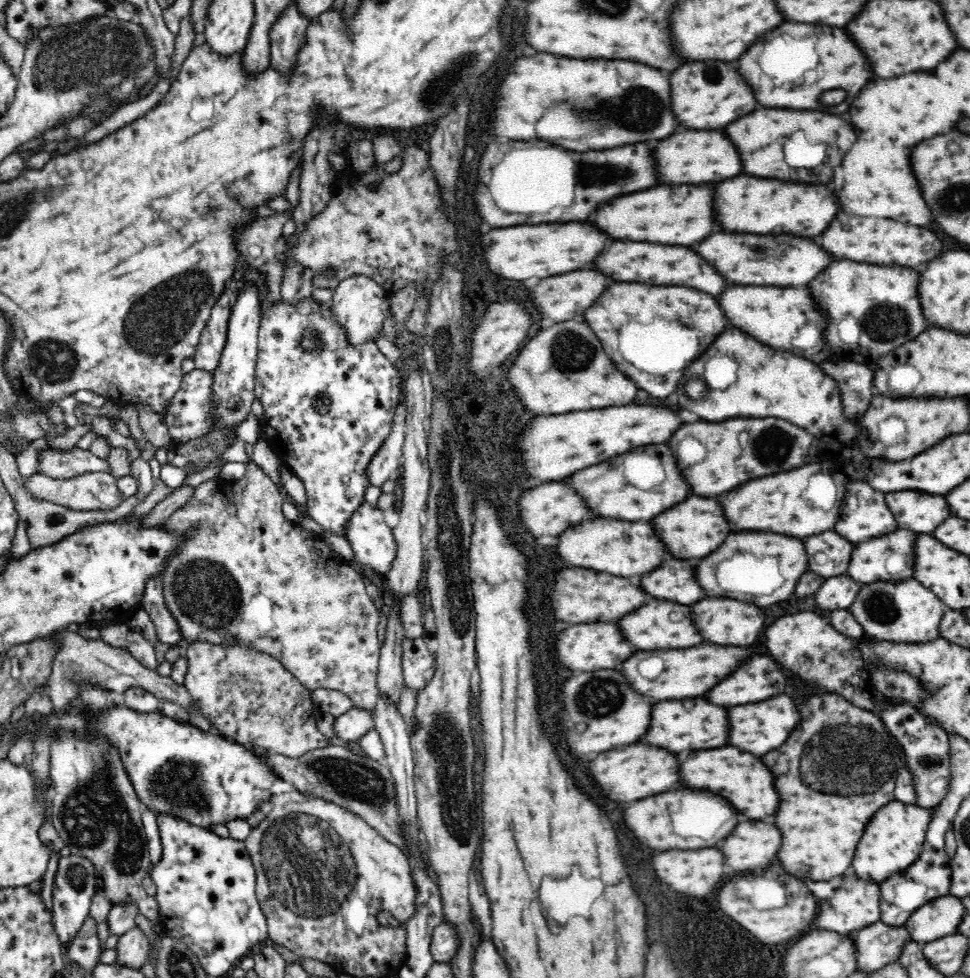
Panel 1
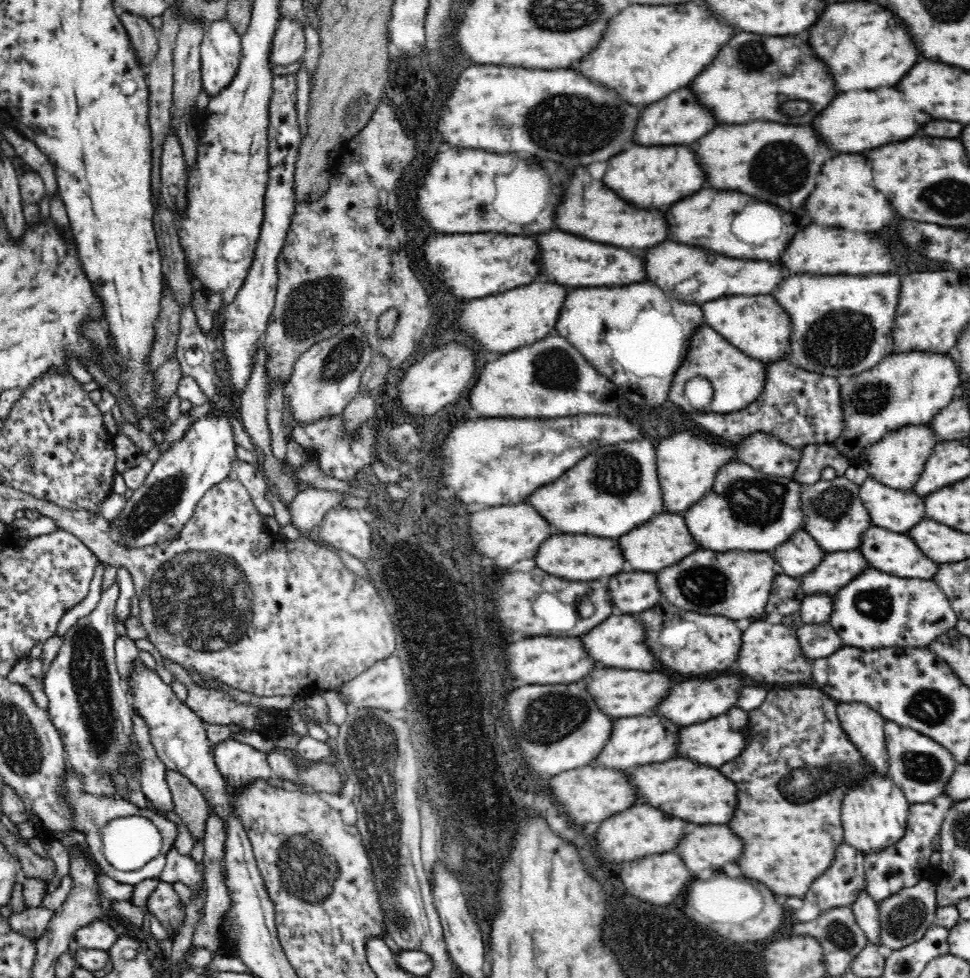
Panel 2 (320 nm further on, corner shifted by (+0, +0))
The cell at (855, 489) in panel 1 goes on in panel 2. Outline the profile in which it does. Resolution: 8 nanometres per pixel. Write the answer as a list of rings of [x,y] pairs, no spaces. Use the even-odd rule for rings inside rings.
[[[844,476],[801,486],[800,509],[804,513],[802,530],[806,531],[818,543],[818,547],[831,552],[849,551],[858,546],[862,532],[873,525],[858,492],[859,486],[852,484]]]

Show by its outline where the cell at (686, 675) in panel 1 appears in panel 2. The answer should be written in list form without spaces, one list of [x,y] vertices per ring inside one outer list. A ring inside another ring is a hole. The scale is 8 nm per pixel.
[[[602,668],[592,670],[582,682],[586,684],[590,696],[596,700],[600,712],[610,718],[628,718],[646,715],[670,692],[672,678],[666,672],[637,671],[636,669]]]

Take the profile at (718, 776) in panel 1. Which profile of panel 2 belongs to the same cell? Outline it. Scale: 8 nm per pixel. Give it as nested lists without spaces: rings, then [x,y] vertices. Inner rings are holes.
[[[676,758],[640,766],[630,772],[628,778],[636,788],[636,796],[644,804],[694,824],[726,824],[738,804],[736,786],[728,778],[724,778],[716,768],[708,768],[690,759]]]

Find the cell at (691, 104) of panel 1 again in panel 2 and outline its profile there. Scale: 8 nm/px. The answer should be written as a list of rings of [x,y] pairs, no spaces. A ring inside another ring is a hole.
[[[682,88],[678,92],[672,92],[664,100],[648,106],[638,120],[636,126],[636,144],[642,146],[664,146],[664,144],[692,144],[700,140],[704,134],[708,134],[716,126],[712,114],[702,108],[696,98],[690,94],[688,88]]]

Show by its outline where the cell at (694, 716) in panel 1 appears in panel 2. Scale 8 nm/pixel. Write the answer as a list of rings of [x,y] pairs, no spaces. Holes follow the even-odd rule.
[[[651,713],[614,720],[608,742],[602,746],[600,754],[590,764],[624,771],[628,768],[654,764],[654,762],[658,763],[658,760],[672,758],[672,756],[676,756],[676,732],[678,732],[678,728],[680,725]]]

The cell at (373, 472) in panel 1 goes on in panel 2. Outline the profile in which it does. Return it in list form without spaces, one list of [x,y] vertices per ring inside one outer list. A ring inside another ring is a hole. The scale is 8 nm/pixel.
[[[314,487],[297,493],[288,505],[290,524],[296,528],[302,539],[306,539],[304,536],[310,533],[314,526],[320,524],[324,514],[330,508],[339,506],[341,501],[342,494]]]

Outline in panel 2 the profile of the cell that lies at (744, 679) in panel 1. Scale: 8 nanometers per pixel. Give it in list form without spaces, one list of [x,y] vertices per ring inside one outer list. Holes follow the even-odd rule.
[[[739,674],[718,676],[712,680],[694,679],[673,683],[670,692],[660,700],[660,704],[657,704],[653,709],[654,712],[650,713],[668,718],[668,720],[672,720],[672,723],[684,727],[703,723],[733,708],[742,686],[744,687],[744,684],[742,684],[742,678],[739,678]]]

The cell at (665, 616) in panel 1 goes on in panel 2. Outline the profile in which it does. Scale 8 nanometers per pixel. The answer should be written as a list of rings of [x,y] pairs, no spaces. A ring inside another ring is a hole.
[[[610,616],[602,624],[598,624],[592,632],[582,636],[584,650],[588,656],[604,664],[608,668],[636,669],[637,671],[653,670],[655,668],[654,656],[644,644],[644,628],[634,616]]]

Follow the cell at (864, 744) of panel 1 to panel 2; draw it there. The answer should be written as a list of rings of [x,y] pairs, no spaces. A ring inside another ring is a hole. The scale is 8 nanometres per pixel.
[[[811,684],[788,688],[768,686],[761,706],[748,712],[748,722],[744,724],[744,750],[718,768],[736,784],[738,790],[738,806],[728,822],[732,832],[744,840],[744,852],[738,866],[746,878],[766,884],[766,888],[776,896],[804,897],[809,892],[806,884],[830,866],[836,846],[845,842],[843,824],[840,824],[842,798],[848,788],[856,786],[874,769],[840,727],[836,716],[837,703]]]

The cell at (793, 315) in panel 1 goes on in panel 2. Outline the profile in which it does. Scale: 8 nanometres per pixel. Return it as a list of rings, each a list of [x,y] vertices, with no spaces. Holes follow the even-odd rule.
[[[730,296],[702,306],[706,324],[716,328],[736,349],[765,364],[778,361],[790,344],[790,318],[772,296]]]

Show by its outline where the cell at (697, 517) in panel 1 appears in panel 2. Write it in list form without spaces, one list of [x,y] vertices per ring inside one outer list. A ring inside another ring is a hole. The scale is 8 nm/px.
[[[664,514],[654,516],[650,522],[642,524],[640,528],[634,528],[634,532],[628,532],[628,536],[620,538],[620,548],[624,552],[626,562],[630,562],[630,566],[634,566],[634,570],[640,572],[658,572],[666,566],[676,564],[678,560],[682,560],[684,556],[689,556],[696,548],[694,538],[690,536],[684,520],[678,514]]]

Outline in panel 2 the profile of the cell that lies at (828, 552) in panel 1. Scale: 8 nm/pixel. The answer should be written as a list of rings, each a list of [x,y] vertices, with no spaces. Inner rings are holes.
[[[798,530],[779,547],[768,551],[775,561],[779,573],[798,578],[808,574],[824,559],[827,551],[818,547],[818,543],[804,530]]]

